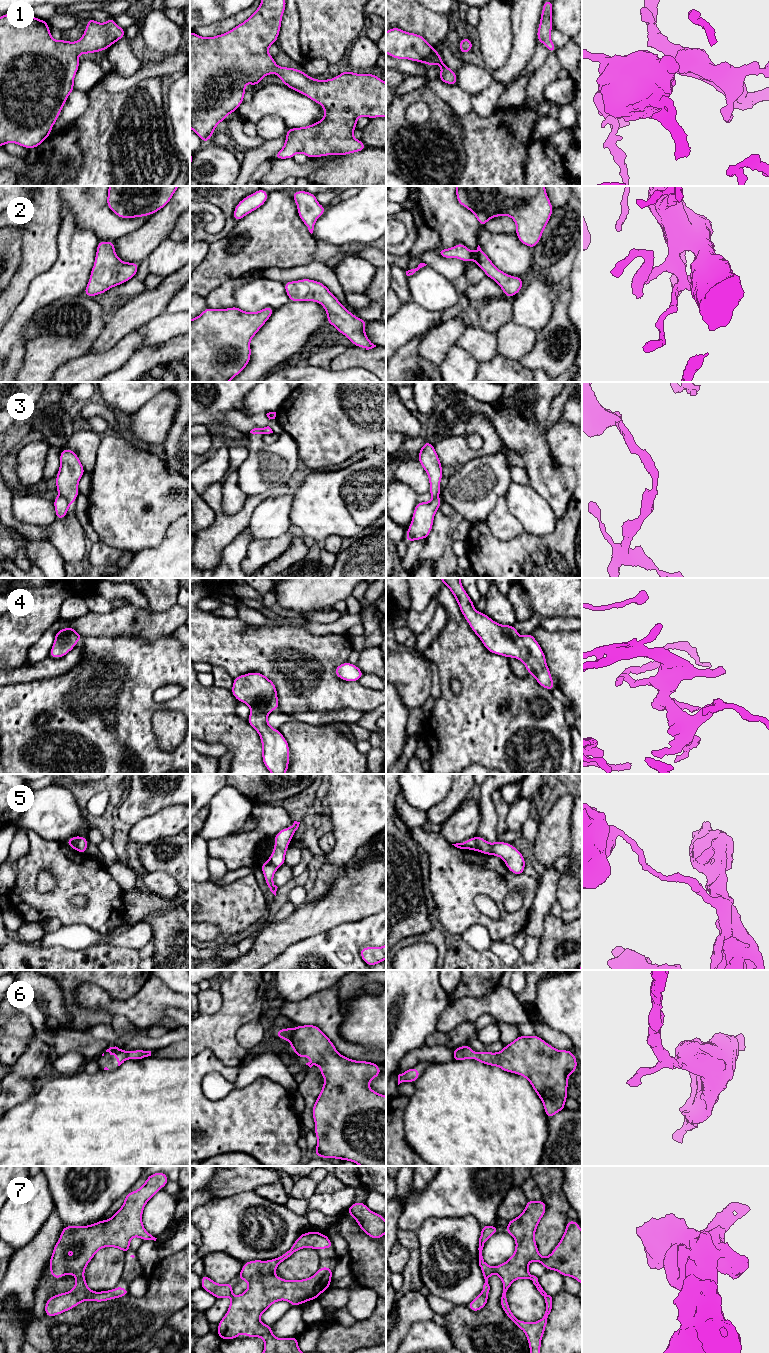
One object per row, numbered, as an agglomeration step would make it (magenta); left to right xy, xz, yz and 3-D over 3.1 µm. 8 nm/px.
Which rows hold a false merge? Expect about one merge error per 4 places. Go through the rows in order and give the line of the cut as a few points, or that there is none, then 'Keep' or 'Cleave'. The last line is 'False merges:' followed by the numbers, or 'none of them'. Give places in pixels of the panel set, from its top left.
1: No split. Keep
2: No split. Keep
3: Split along xy (61, 494), (70, 504). Cleave
4: No split. Keep
5: Split along yz (475, 837), (479, 850). Cleave
6: No split. Keep
7: No split. Keep
False merges: 3, 5

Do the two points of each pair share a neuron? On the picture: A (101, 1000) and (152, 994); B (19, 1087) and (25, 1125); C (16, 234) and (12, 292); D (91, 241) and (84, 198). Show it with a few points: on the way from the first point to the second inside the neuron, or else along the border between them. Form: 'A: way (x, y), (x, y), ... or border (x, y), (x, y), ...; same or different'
A: way (114, 1006), (139, 1006); same
B: border (37, 1090), (29, 1098), (10, 1109); different
C: border (22, 253), (20, 264), (10, 281); different
D: border (70, 215), (78, 228), (89, 229), (99, 240); different

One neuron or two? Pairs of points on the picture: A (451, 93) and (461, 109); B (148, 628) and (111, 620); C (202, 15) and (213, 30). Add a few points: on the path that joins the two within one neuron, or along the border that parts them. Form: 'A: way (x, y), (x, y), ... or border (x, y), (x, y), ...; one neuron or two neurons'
A: way (455, 97), (461, 105); one neuron
B: way (139, 625), (134, 625), (130, 622), (120, 622); one neuron
C: border (230, 16), (200, 27); two neurons

